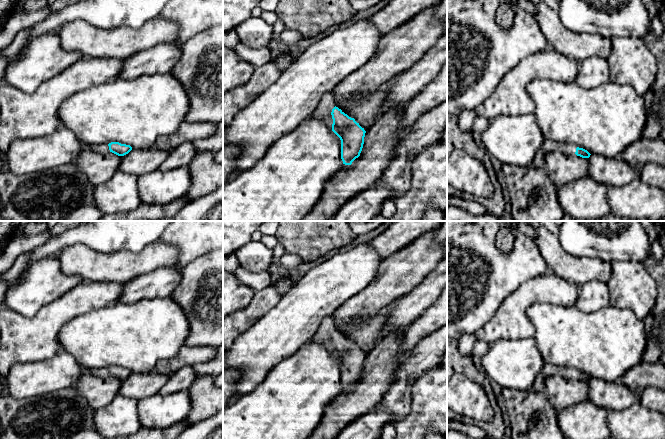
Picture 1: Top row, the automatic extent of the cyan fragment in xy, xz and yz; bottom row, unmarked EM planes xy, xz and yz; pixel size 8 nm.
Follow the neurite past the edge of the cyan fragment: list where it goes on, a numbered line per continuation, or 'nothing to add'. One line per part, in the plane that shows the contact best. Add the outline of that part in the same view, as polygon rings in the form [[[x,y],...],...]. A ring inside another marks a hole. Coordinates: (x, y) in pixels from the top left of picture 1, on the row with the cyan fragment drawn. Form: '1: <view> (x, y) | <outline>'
1: xz (323, 111) | [[[325,93],[321,98],[318,106],[312,114],[312,117],[316,117],[318,119],[322,119],[326,121],[328,124],[333,124],[332,119],[332,109],[335,107],[335,101],[333,95],[331,93]]]

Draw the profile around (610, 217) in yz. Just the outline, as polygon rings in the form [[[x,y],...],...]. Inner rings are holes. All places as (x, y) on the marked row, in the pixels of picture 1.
[[[610,213],[608,215],[605,215],[603,217],[597,218],[597,219],[576,219],[574,217],[571,217],[568,214],[565,214],[564,217],[560,221],[651,221],[651,220],[621,218],[621,217],[617,217]]]

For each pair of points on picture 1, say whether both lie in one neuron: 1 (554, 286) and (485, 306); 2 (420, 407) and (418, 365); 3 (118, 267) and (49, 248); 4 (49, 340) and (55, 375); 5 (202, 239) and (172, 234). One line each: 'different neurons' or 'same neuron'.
1: different neurons
2: different neurons
3: different neurons
4: different neurons
5: same neuron

